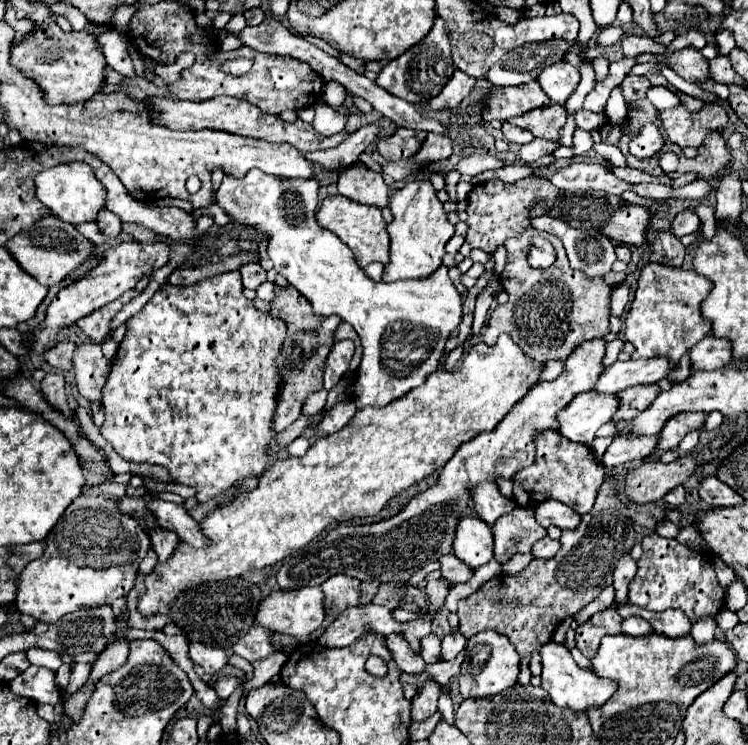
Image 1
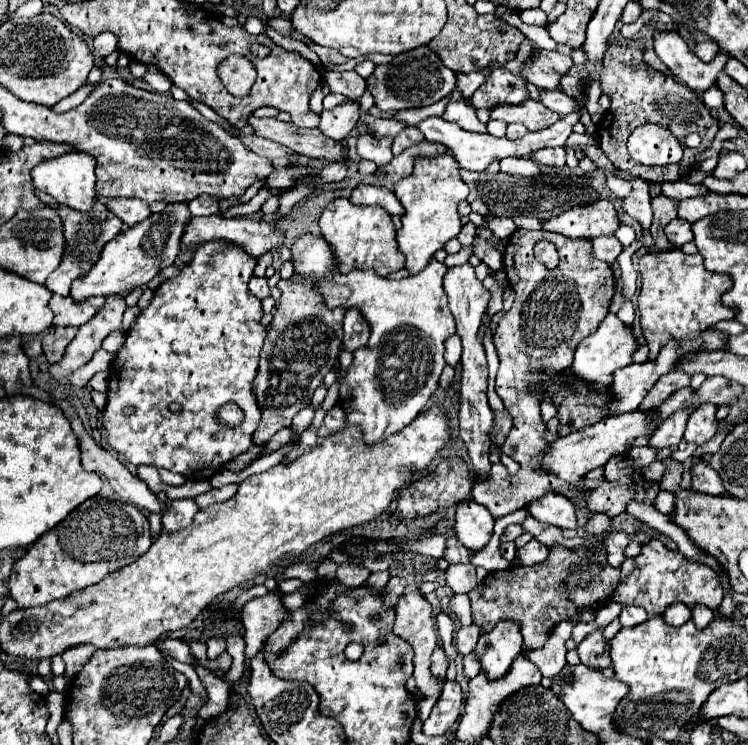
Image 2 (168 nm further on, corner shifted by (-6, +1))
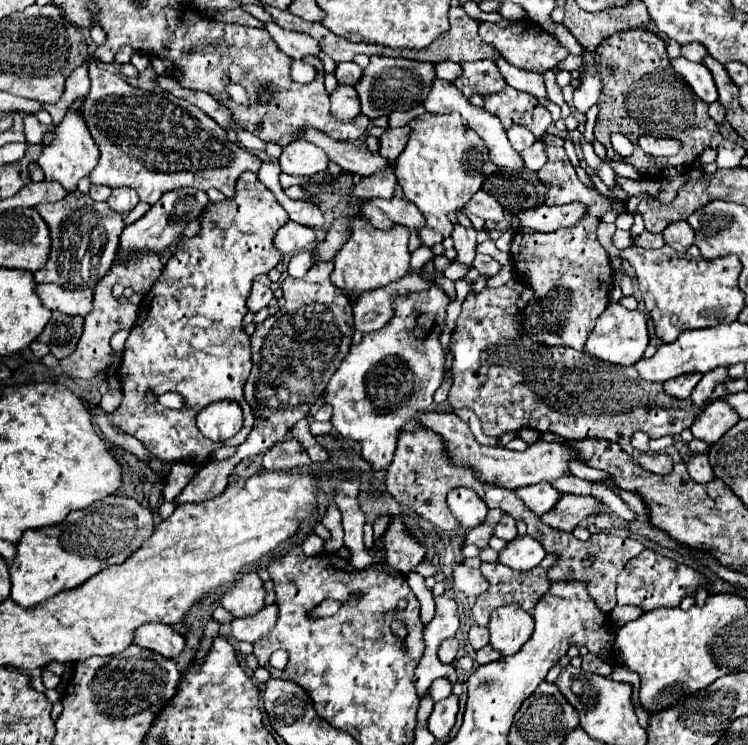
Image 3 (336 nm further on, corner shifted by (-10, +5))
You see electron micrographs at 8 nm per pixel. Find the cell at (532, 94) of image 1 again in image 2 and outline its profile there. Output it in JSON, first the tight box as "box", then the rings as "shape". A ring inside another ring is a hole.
{"box":[469,68,529,110],"shape":[[[489,68],[485,82],[473,92],[469,102],[475,110],[477,108],[491,110],[491,106],[497,106],[497,102],[515,104],[527,98],[529,94],[523,76],[511,74],[507,68]]]}

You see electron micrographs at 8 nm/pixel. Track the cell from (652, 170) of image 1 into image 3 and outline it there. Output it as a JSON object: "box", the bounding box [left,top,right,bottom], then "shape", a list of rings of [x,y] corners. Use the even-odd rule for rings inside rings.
{"box":[595,30,721,178],"shape":[[[621,30],[619,34],[605,38],[595,54],[601,58],[599,68],[603,76],[603,90],[597,102],[599,116],[595,124],[595,138],[607,148],[607,158],[627,160],[627,164],[635,166],[643,178],[661,178],[665,168],[677,168],[681,172],[689,168],[701,156],[701,152],[709,148],[711,138],[721,132],[719,124],[707,112],[709,104],[699,100],[685,80],[671,68],[665,42],[657,34],[649,30]],[[613,132],[627,136],[633,142],[635,152],[629,158],[619,158],[611,148],[609,136]],[[643,134],[673,136],[683,142],[683,150],[673,158],[647,156],[637,146],[637,138]]]}

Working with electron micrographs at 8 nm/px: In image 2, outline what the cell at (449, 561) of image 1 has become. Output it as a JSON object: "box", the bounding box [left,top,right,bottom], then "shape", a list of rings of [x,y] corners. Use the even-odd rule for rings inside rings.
{"box":[445,564,477,594],"shape":[[[451,564],[445,570],[445,584],[453,594],[469,594],[477,586],[473,564]]]}

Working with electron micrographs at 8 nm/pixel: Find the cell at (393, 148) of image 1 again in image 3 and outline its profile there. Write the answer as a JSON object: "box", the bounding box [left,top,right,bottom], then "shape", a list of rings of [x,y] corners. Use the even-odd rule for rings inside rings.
{"box":[379,126,411,162],"shape":[[[409,126],[385,130],[383,136],[381,136],[381,150],[379,150],[379,154],[383,154],[383,158],[387,158],[389,162],[393,162],[405,150],[409,134],[411,134]]]}

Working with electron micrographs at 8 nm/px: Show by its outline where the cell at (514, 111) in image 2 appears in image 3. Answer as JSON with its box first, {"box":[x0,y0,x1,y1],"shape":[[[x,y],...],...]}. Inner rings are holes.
{"box":[485,86,553,136],"shape":[[[507,86],[503,92],[485,96],[485,110],[495,114],[503,128],[509,128],[511,124],[523,124],[535,136],[541,136],[553,124],[549,110],[539,106],[535,96],[511,86]]]}

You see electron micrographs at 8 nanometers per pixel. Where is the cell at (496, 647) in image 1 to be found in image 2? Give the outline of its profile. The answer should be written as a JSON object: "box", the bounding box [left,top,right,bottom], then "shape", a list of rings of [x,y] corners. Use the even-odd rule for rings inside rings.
{"box":[477,620,523,678],"shape":[[[501,620],[477,642],[477,656],[489,678],[501,678],[511,668],[515,656],[523,650],[521,626],[515,620]]]}

